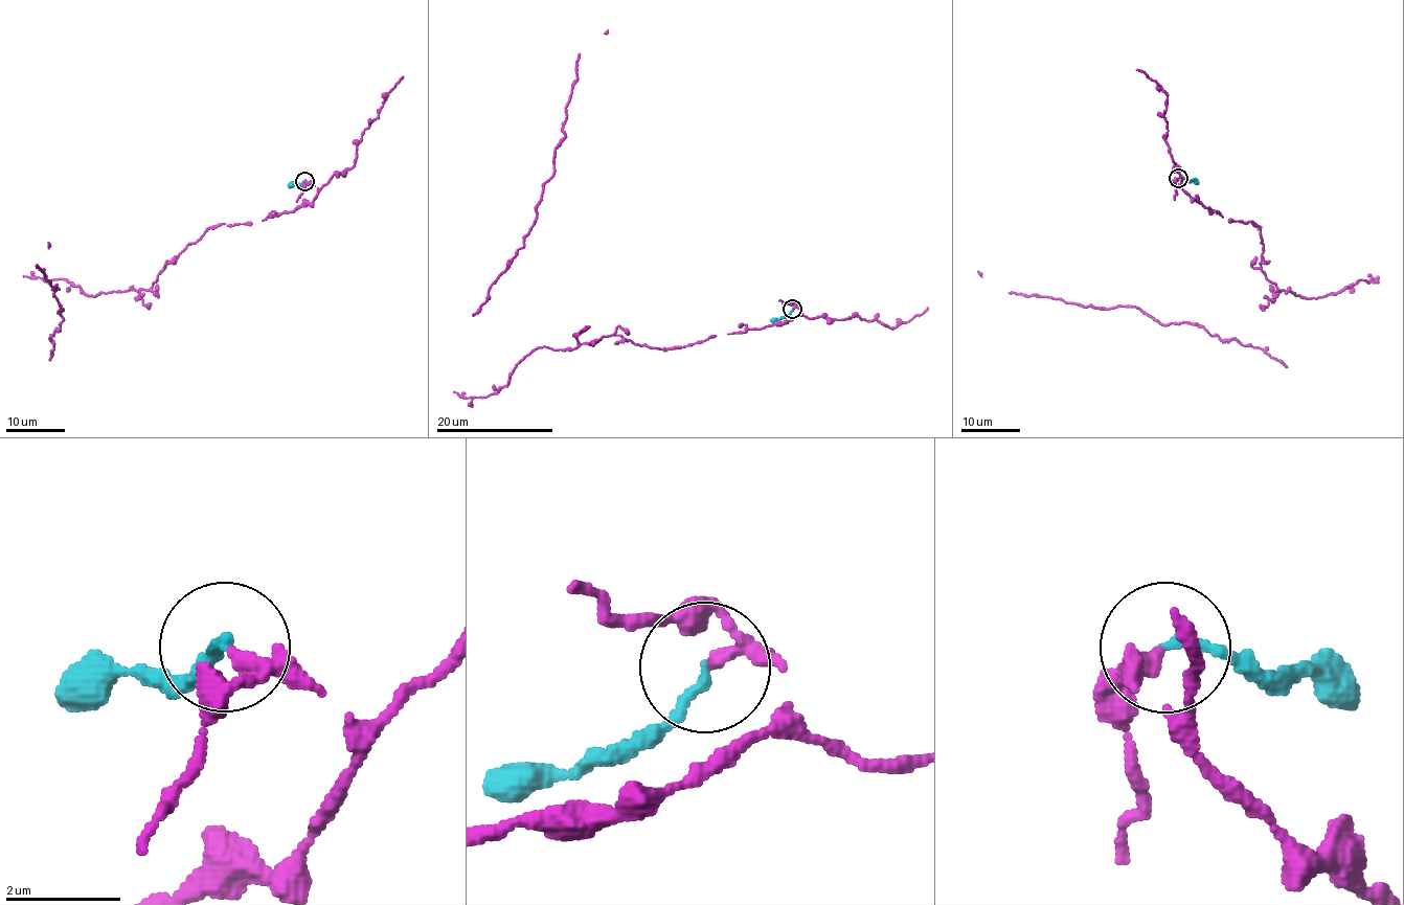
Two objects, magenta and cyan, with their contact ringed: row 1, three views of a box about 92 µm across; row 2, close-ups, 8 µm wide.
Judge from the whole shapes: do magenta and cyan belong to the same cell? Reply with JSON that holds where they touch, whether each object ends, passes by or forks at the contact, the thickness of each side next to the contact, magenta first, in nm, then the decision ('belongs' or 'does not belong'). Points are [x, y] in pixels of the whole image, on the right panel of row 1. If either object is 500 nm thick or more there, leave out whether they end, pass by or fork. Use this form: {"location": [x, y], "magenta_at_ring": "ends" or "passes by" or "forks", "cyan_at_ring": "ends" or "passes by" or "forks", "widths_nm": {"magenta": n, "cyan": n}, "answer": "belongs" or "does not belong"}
{"location": [1178, 178], "magenta_at_ring": "passes by", "cyan_at_ring": "ends", "widths_nm": {"magenta": 170, "cyan": 170}, "answer": "belongs"}

